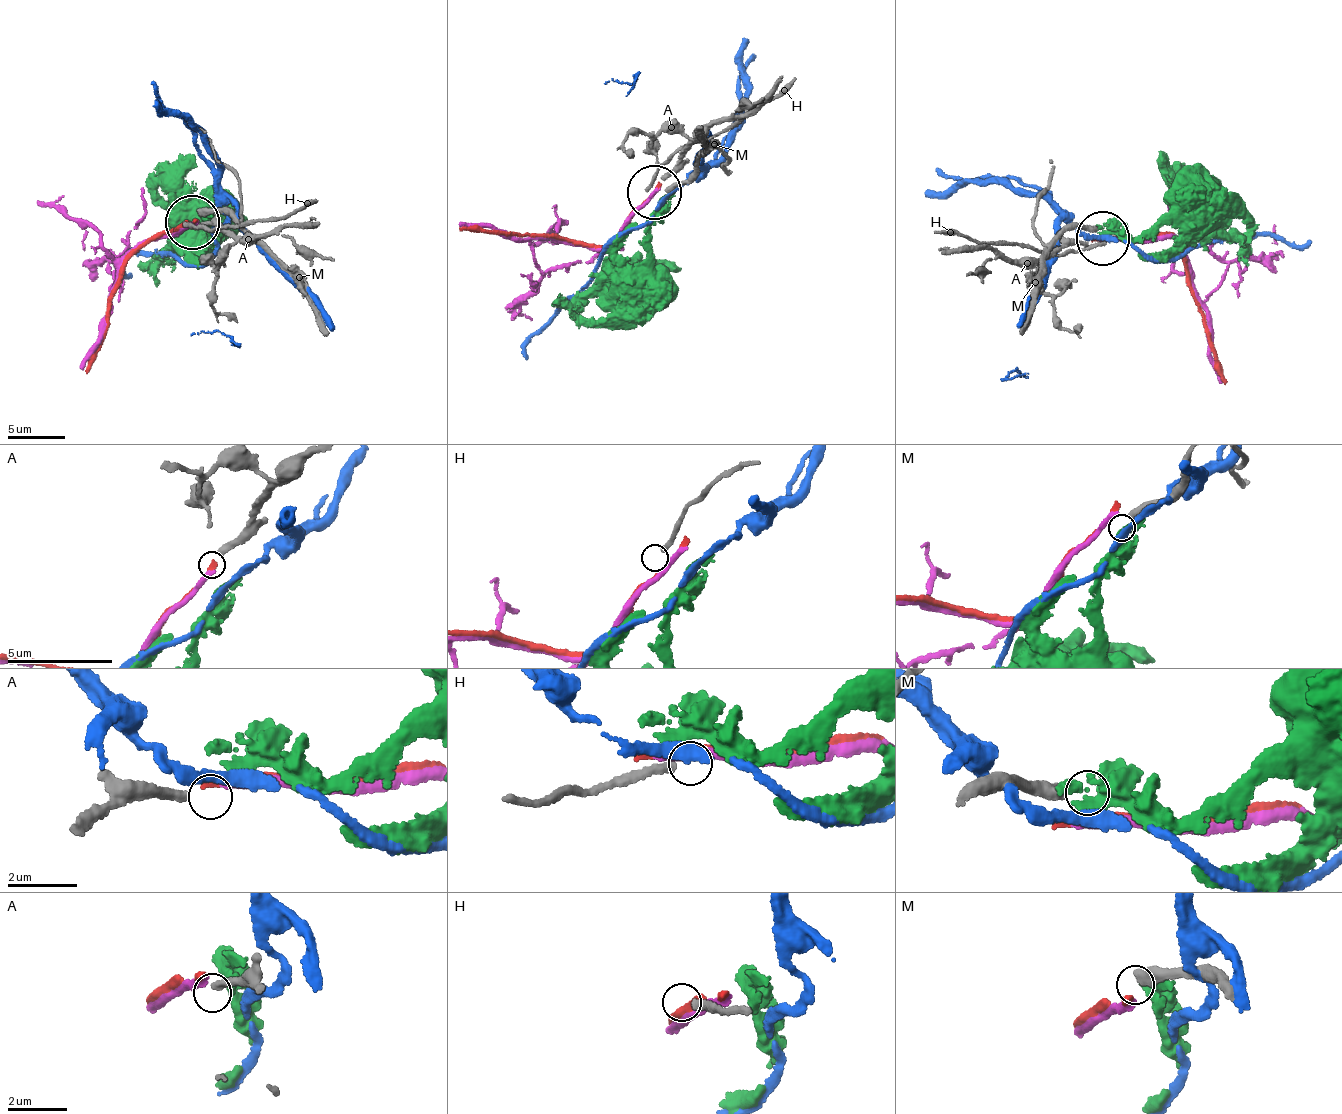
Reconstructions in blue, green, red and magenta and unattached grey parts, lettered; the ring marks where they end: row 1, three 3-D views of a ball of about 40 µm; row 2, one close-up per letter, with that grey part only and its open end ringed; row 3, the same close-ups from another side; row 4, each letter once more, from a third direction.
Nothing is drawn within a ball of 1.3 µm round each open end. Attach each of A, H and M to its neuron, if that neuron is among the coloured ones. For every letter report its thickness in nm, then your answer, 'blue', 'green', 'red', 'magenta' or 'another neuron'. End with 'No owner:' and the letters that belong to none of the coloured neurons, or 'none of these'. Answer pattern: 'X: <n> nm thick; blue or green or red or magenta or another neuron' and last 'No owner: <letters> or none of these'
A: 280 nm thick; magenta
H: 220 nm thick; another neuron
M: 380 nm thick; another neuron
No owner: H, M

